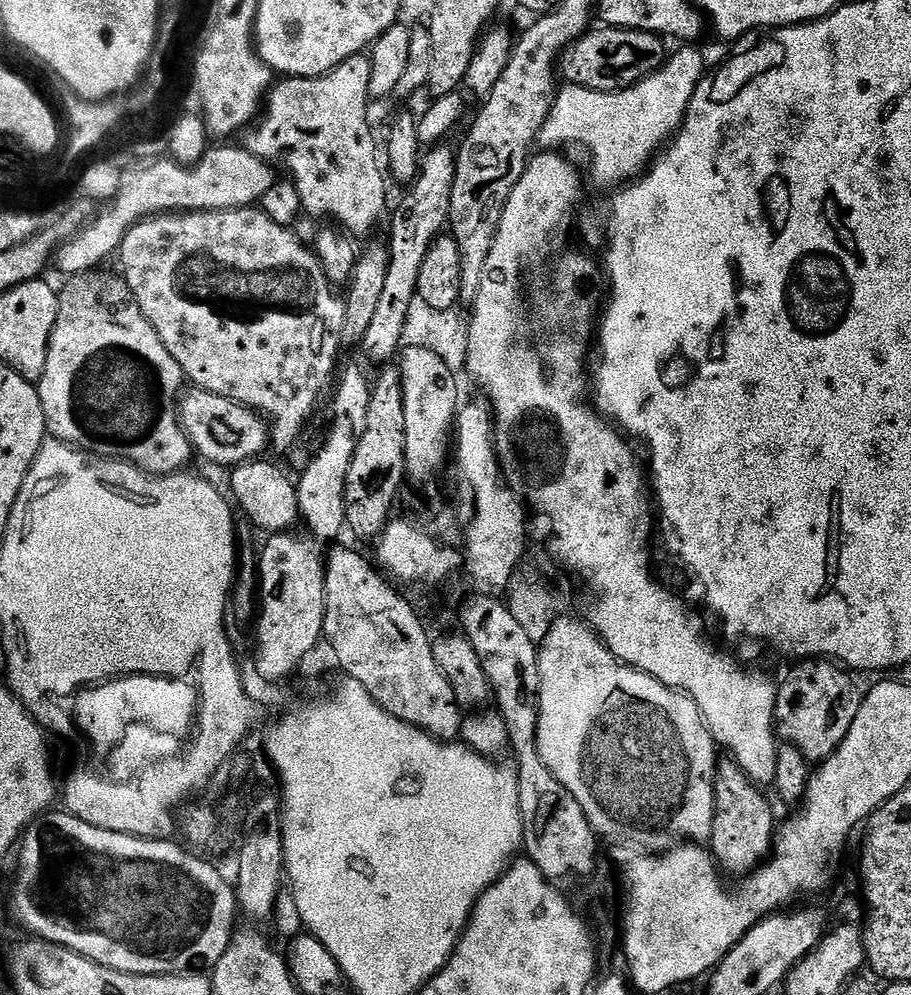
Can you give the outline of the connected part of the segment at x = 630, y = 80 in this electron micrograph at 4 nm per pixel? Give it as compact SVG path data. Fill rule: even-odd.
M598 28L584 33L561 56L558 68L565 83L599 92L617 92L656 72L666 59L664 42L659 35L625 28Z

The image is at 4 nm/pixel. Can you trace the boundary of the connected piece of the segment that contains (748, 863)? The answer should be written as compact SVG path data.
M724 754L716 762L716 813L712 823L712 839L710 851L716 857L721 873L729 877L743 878L756 871L765 860L769 859L774 848L774 833L778 828L778 820L772 817L772 808L763 796L761 785L756 784L737 766L731 756Z

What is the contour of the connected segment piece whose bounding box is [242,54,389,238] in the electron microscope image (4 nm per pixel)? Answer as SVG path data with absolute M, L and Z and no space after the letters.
M361 54L346 58L346 62L332 68L324 76L281 79L281 84L280 81L273 83L258 123L249 124L242 132L242 146L246 151L277 169L289 168L292 171L290 179L302 198L303 215L311 216L317 222L323 221L323 216L329 216L329 221L340 225L356 238L366 235L372 224L383 218L384 211L385 216L389 211L388 184L384 181L386 172L383 167L380 169L380 160L376 157L377 133L367 121L371 77L371 59Z

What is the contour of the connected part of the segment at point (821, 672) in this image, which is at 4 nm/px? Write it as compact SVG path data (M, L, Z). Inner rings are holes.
M813 658L810 660L805 660L803 662L797 663L795 667L796 669L794 669L793 672L790 673L784 681L779 681L776 690L776 726L774 731L777 737L779 737L779 739L783 741L784 744L792 744L793 746L795 746L795 748L798 749L798 751L802 753L805 759L807 759L809 762L823 762L825 760L829 760L833 756L833 754L838 750L838 746L846 738L846 734L850 730L850 726L854 726L854 718L858 718L858 710L860 709L862 688L860 692L859 686L851 680L851 678L853 679L853 677L849 675L849 673L845 671L845 669L841 667L841 665L827 658Z

